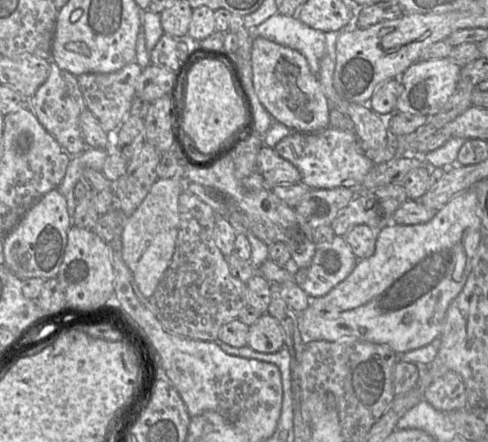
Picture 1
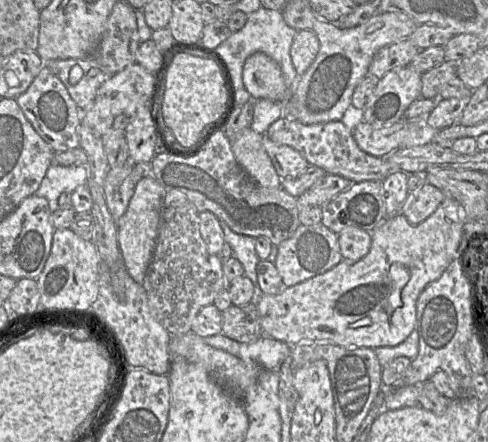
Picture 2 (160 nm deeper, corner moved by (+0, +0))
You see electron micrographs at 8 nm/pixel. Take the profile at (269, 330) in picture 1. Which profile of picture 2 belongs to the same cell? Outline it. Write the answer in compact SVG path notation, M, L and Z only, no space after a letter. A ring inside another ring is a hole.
M255 303L231 305L222 314L222 334L239 343L251 343L264 336Z

